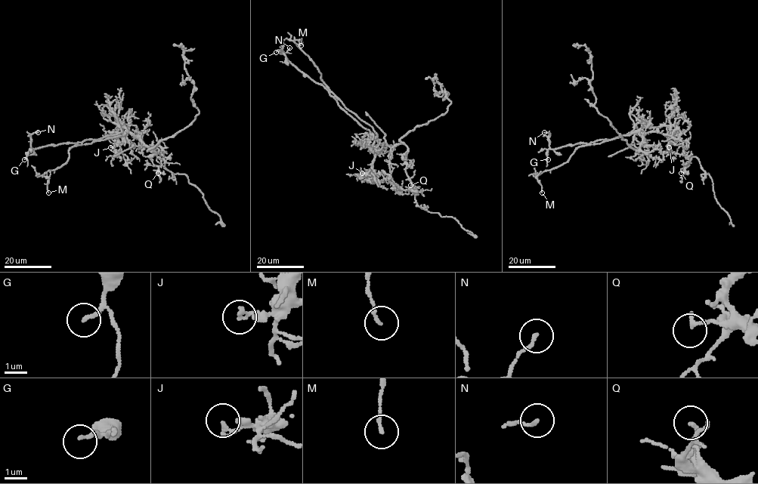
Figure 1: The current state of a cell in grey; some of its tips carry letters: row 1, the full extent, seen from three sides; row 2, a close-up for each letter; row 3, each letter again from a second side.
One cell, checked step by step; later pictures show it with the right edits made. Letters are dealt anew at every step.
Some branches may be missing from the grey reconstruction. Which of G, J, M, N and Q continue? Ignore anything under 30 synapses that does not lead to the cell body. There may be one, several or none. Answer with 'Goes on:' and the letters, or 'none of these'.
Goes on: none of these

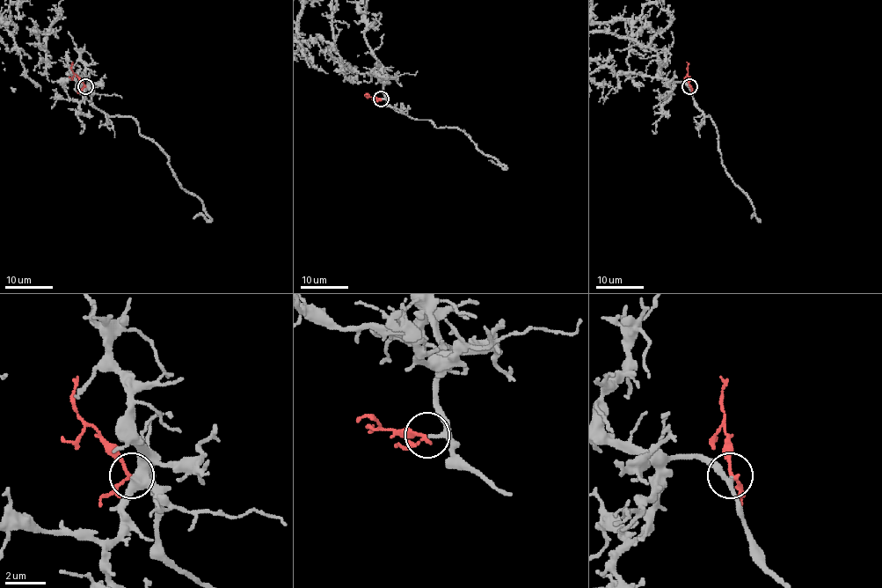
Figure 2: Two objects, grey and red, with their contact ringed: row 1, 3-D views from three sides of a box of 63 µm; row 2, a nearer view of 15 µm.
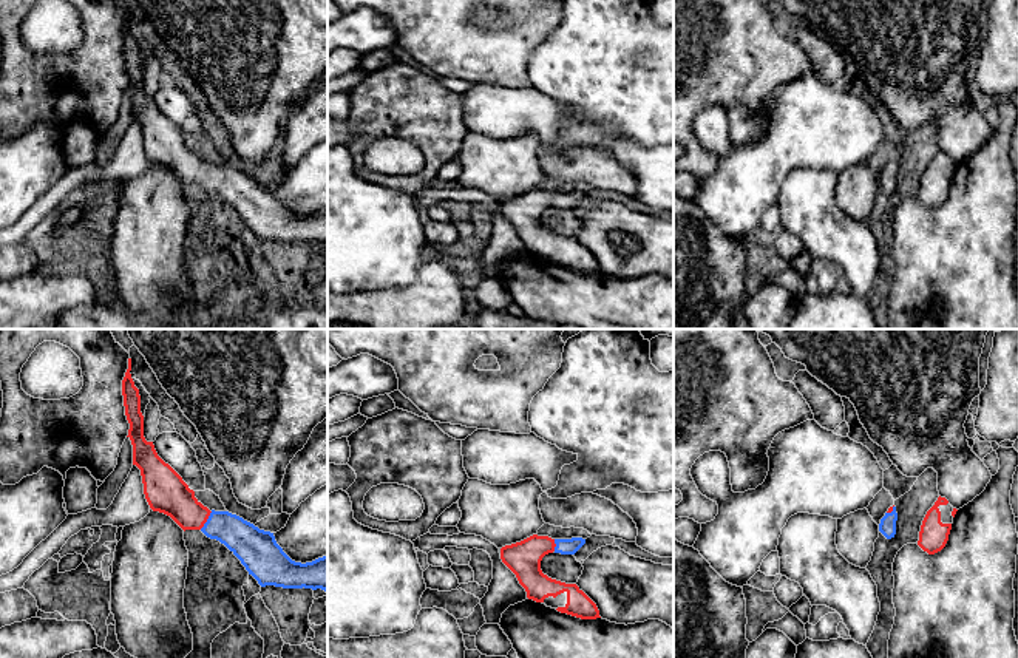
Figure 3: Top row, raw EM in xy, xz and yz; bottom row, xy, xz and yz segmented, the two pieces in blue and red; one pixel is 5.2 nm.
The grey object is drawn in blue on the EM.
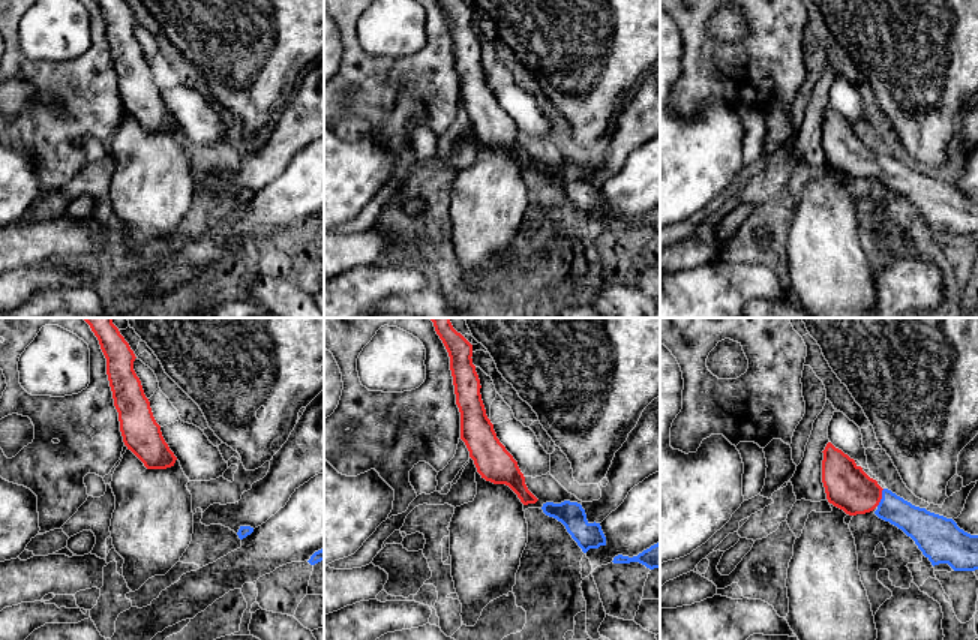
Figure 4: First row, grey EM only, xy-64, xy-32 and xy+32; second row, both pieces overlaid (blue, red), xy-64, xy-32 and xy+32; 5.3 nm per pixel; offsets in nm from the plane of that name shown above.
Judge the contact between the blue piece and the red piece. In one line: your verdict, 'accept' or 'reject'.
accept

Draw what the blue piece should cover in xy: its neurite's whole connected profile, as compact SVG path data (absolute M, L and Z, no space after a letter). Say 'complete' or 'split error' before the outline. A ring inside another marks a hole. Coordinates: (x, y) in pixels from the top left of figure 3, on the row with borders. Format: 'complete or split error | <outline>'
split error | M131 358L122 380L125 415L130 423L133 465L141 470L144 494L153 511L170 516L184 531L201 530L224 544L261 587L321 588L327 593L327 556L312 562L295 562L277 544L273 533L229 511L204 507L195 491L156 453L144 437L141 395L131 378Z

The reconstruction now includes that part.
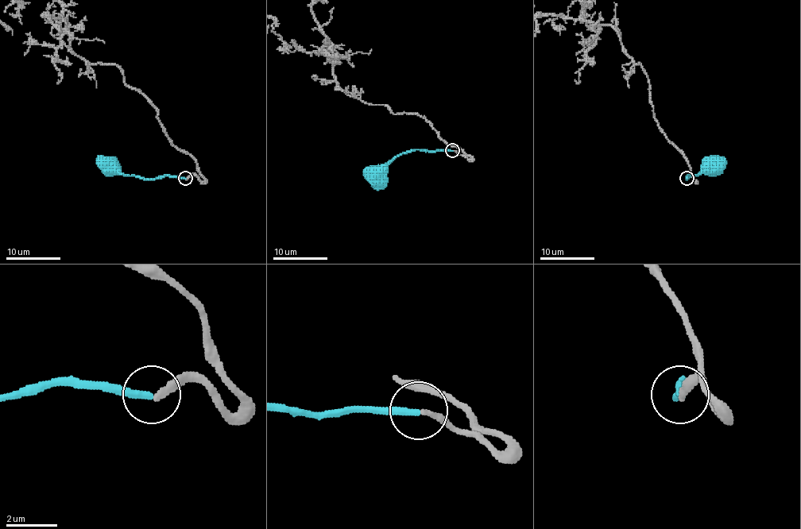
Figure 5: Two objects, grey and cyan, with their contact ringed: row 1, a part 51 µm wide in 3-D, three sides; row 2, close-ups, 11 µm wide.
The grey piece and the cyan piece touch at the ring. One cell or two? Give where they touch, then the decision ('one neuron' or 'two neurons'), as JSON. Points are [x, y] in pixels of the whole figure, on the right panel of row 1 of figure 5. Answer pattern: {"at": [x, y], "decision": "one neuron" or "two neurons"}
{"at": [686, 178], "decision": "one neuron"}

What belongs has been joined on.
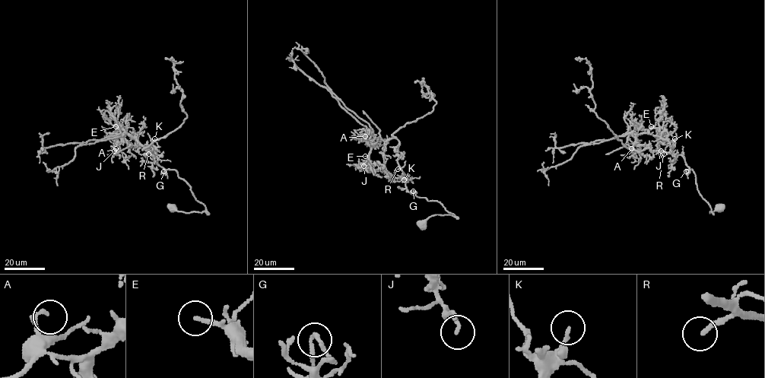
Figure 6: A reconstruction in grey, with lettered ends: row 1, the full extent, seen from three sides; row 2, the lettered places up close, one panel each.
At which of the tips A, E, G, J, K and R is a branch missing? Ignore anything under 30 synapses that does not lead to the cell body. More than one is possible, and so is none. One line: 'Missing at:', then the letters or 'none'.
Missing at: R

